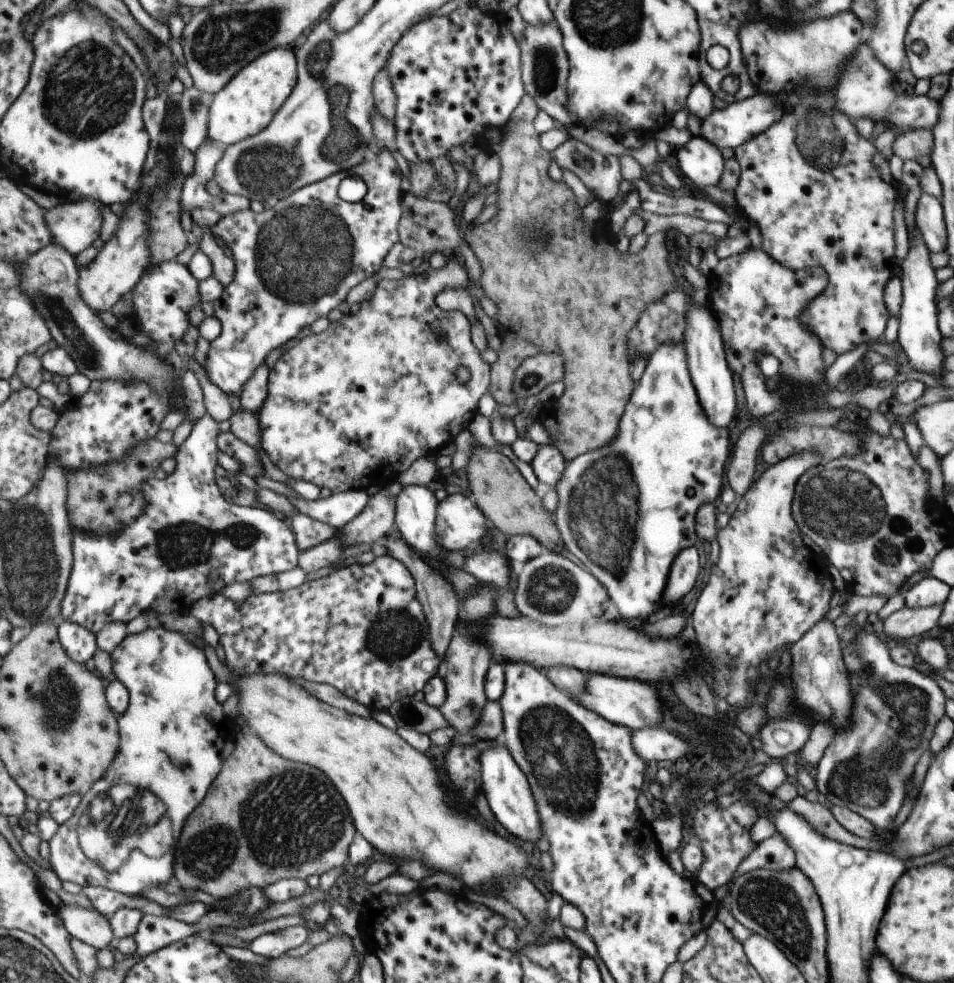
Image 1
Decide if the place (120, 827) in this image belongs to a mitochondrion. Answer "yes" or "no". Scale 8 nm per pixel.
yes

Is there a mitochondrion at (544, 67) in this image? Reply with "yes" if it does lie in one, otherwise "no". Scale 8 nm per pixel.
yes

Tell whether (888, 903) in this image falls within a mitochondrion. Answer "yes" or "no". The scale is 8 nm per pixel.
no

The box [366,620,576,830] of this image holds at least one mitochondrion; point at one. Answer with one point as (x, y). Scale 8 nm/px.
(412, 715)

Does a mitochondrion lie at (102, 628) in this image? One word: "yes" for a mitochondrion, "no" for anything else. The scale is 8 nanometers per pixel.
no

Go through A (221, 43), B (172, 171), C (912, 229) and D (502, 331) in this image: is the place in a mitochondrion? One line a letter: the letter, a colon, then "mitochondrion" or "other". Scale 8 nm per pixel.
A: mitochondrion
B: other
C: other
D: other

